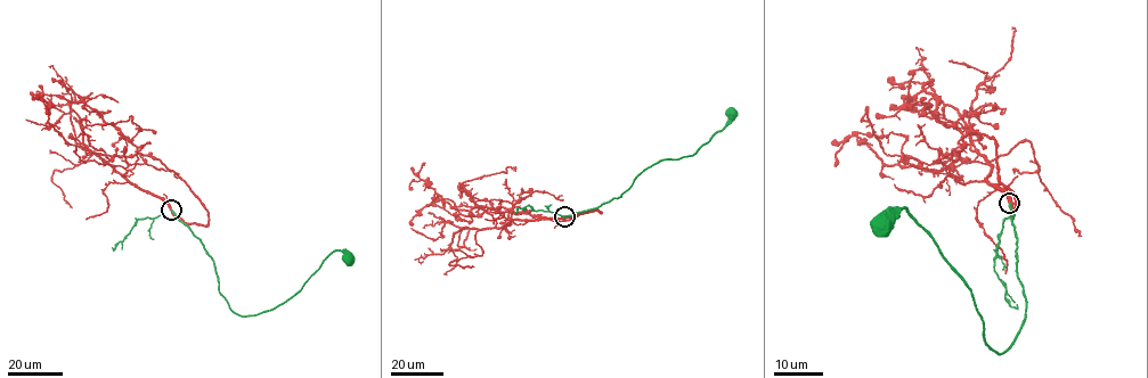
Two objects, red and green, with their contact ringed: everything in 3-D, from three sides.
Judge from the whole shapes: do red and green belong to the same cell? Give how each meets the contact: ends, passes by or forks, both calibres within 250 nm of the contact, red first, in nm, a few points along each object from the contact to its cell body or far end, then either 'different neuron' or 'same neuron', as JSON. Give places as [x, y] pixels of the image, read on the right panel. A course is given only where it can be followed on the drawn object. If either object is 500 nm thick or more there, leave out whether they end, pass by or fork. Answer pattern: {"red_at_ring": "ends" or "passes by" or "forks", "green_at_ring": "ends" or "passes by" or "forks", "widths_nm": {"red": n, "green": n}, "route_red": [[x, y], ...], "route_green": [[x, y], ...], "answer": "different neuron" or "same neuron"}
{"red_at_ring": "passes by", "green_at_ring": "ends", "widths_nm": {"red": 420, "green": 320}, "route_red": [[1009, 203], [994, 140], [976, 131], [934, 173], [887, 165], [853, 136], [835, 165]], "route_green": [[1009, 203], [1026, 315], [1014, 343], [999, 354], [986, 343], [973, 295], [923, 228], [903, 207], [886, 223]], "answer": "same neuron"}

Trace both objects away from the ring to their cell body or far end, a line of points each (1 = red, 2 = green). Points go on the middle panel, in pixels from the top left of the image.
1: (564, 216), (601, 212), (595, 210), (553, 221), (482, 206), (455, 210), (420, 178), (424, 162)
2: (564, 216), (620, 197), (646, 167), (662, 161), (690, 156), (727, 124), (730, 115)

